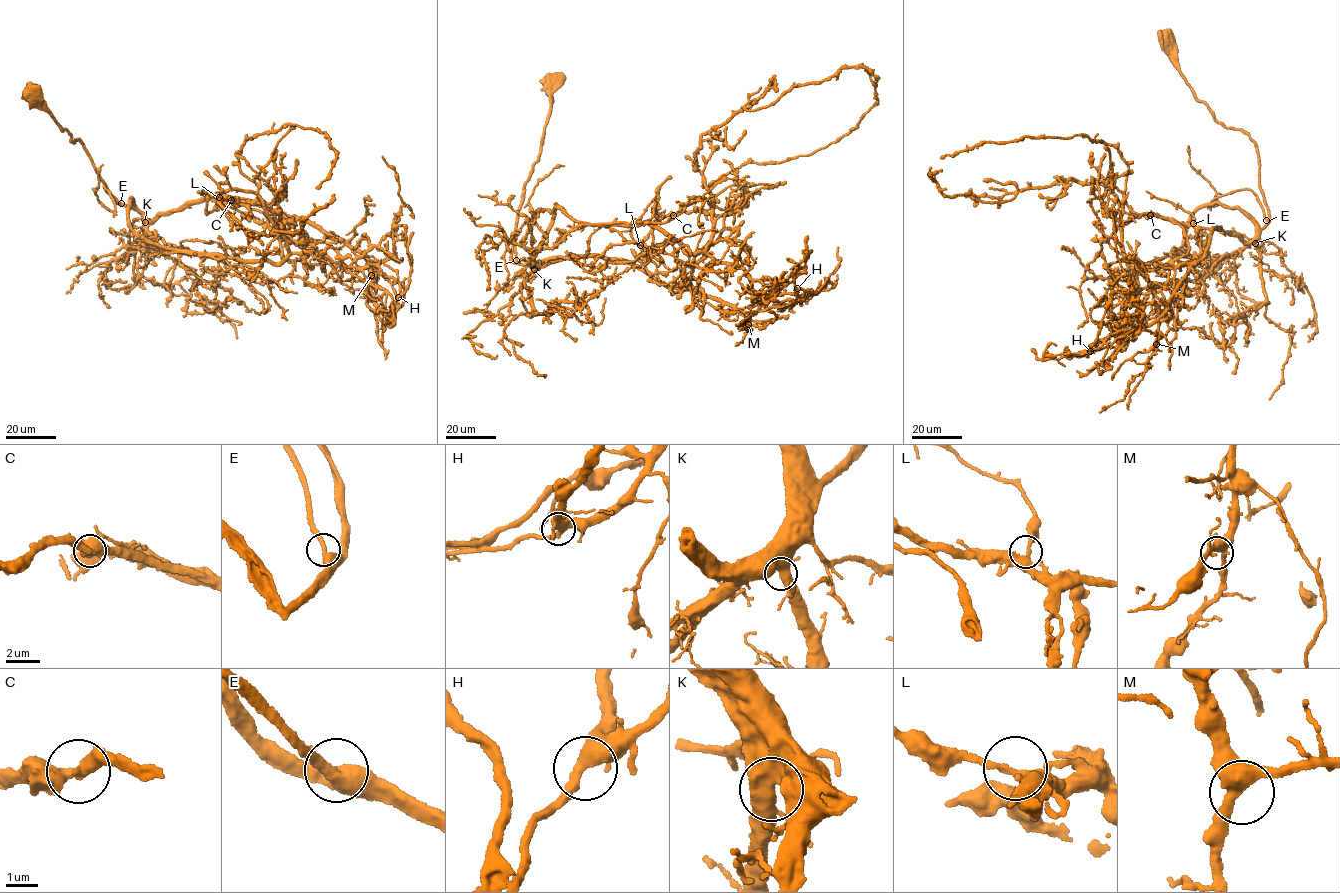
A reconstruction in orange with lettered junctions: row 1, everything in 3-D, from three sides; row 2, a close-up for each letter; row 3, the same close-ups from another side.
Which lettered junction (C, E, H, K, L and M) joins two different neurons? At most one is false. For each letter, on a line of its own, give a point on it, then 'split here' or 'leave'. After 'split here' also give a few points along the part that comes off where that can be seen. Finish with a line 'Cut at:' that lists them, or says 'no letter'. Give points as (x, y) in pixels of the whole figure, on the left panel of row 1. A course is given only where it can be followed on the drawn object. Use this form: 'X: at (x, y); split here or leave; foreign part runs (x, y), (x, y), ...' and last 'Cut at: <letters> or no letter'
C: at (231, 200); leave
E: at (121, 203); leave
H: at (398, 297); leave
K: at (145, 222); leave
L: at (219, 197); leave
M: at (371, 275); leave
Cut at: no letter

